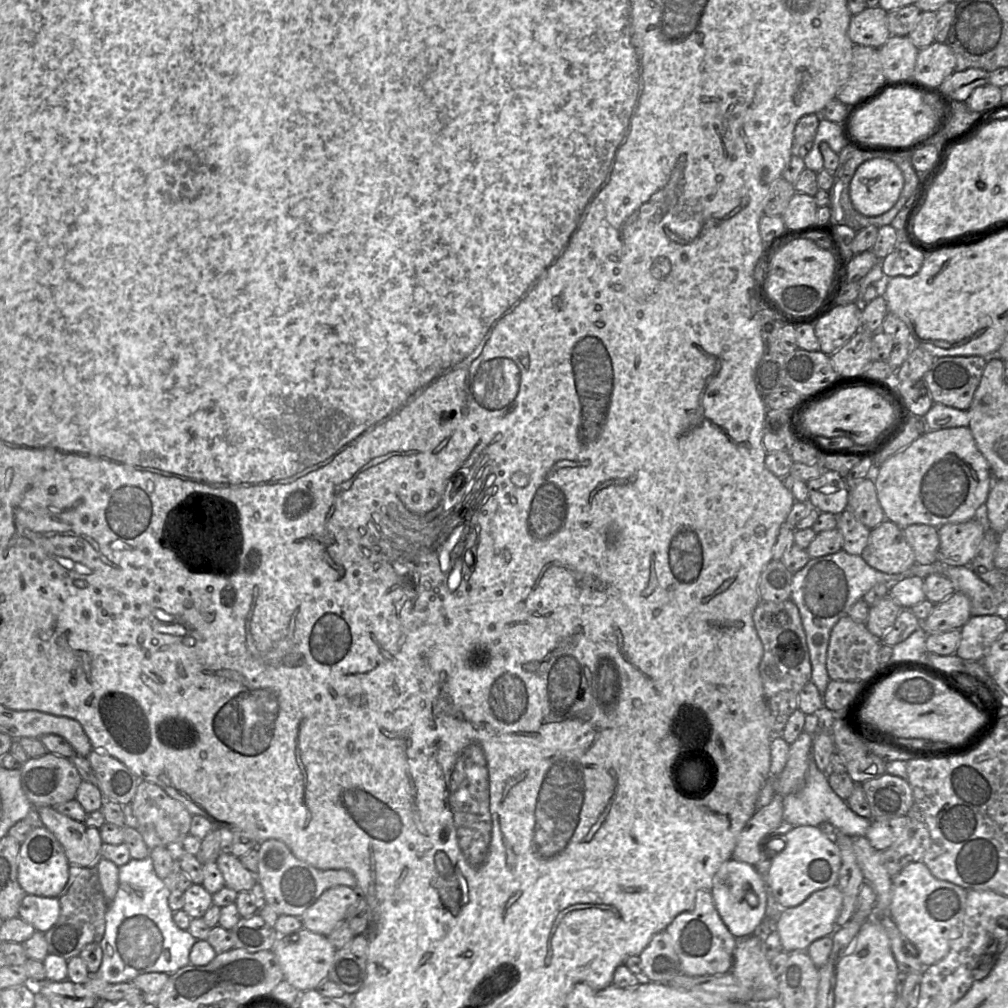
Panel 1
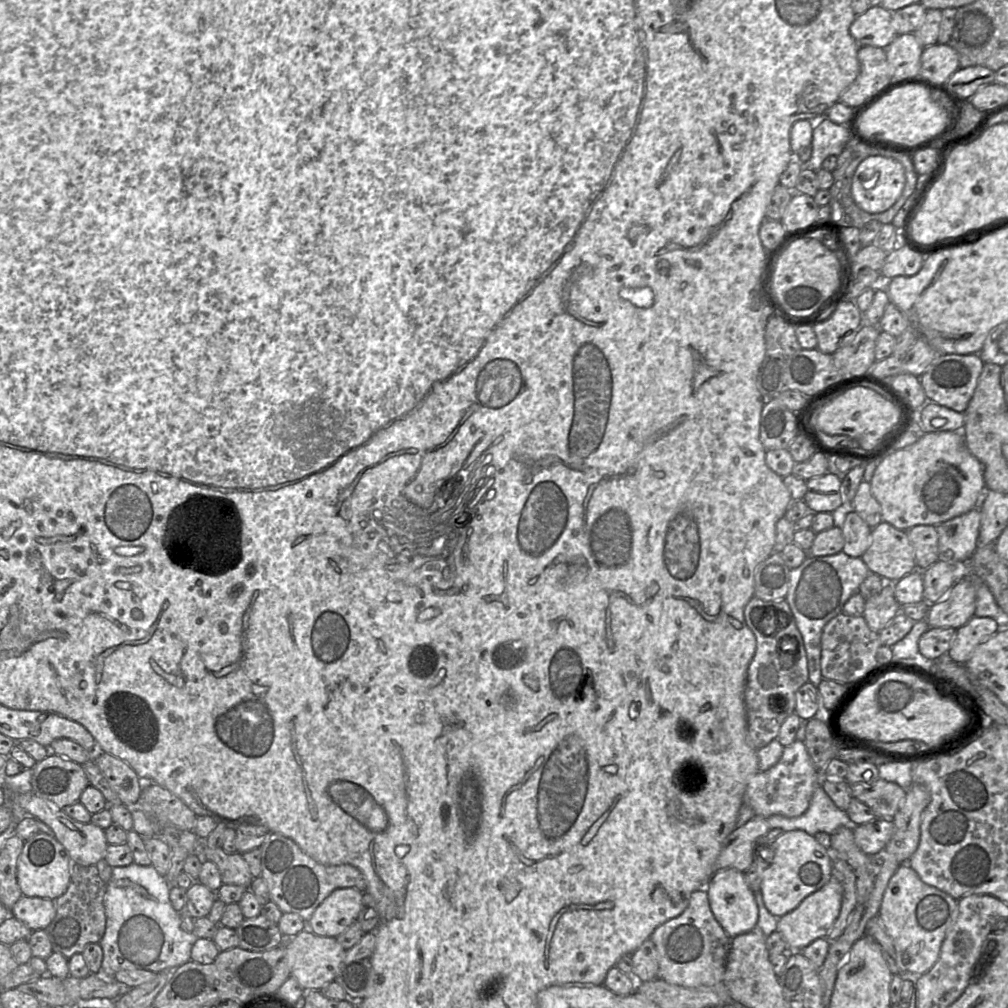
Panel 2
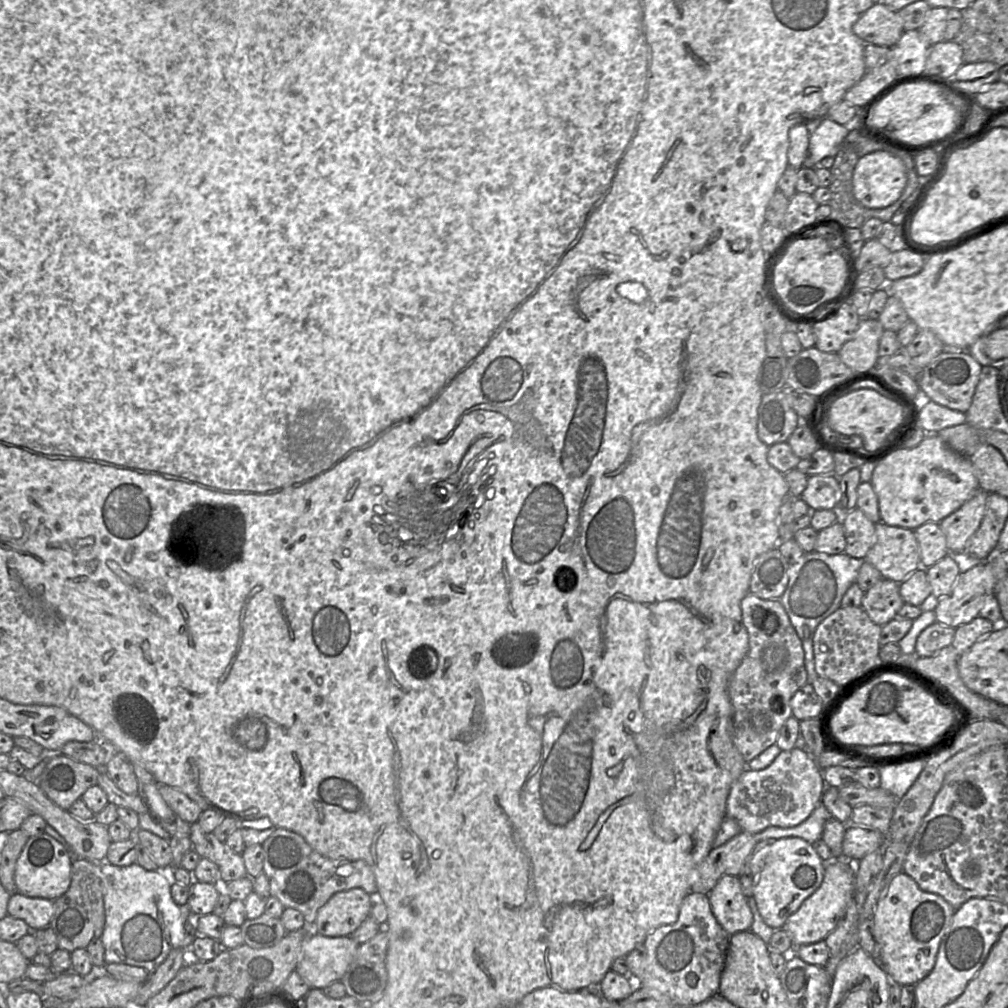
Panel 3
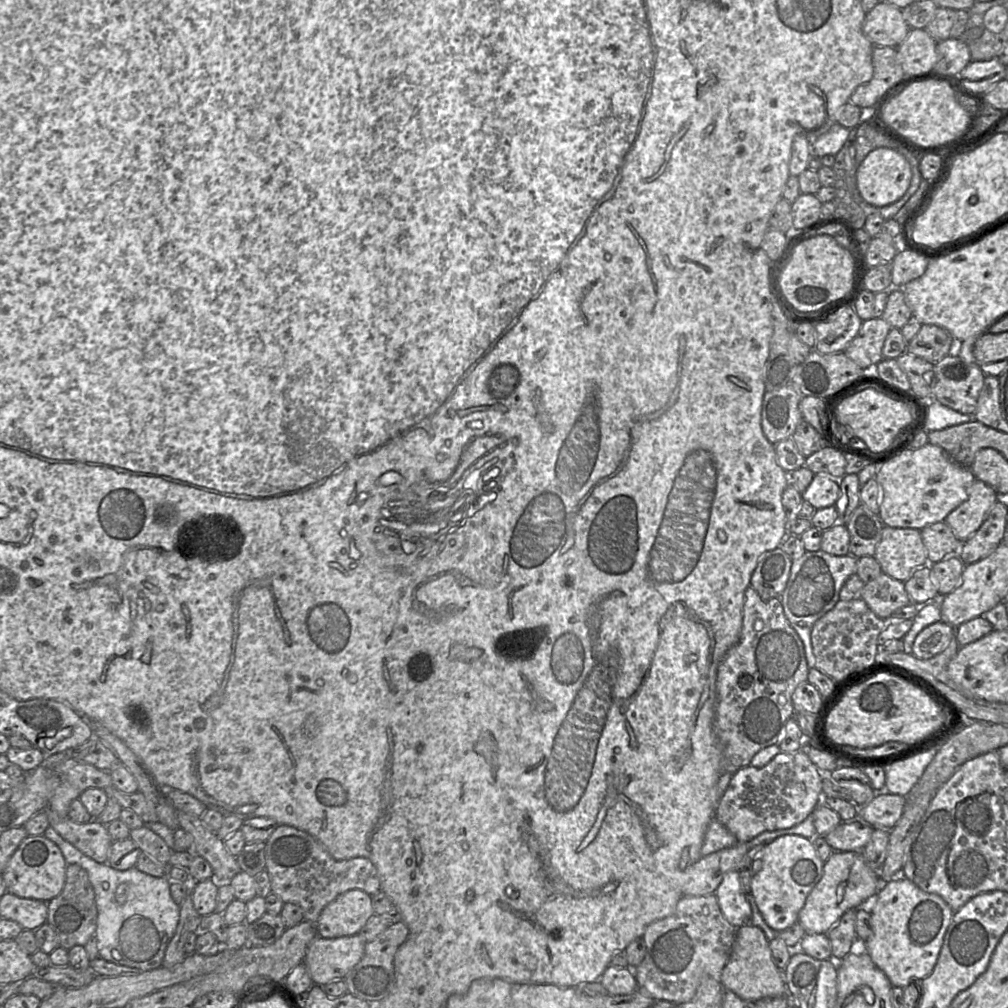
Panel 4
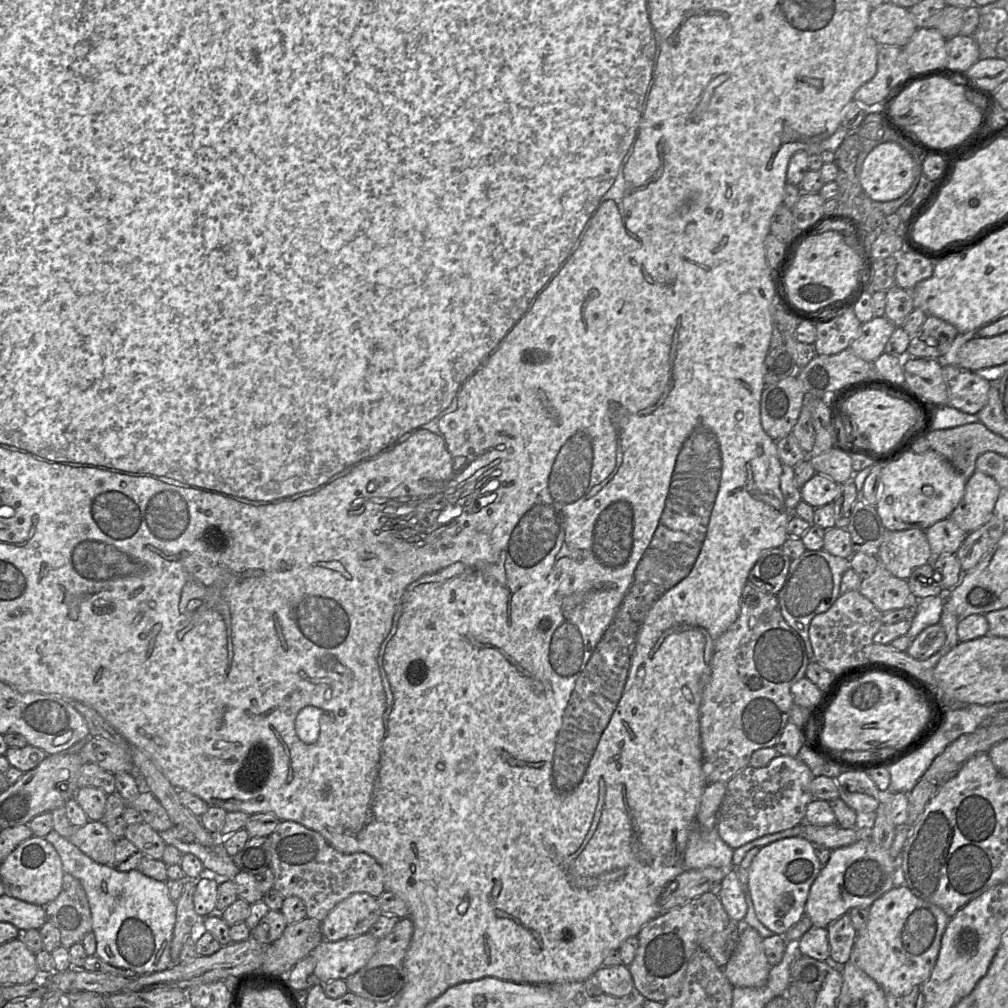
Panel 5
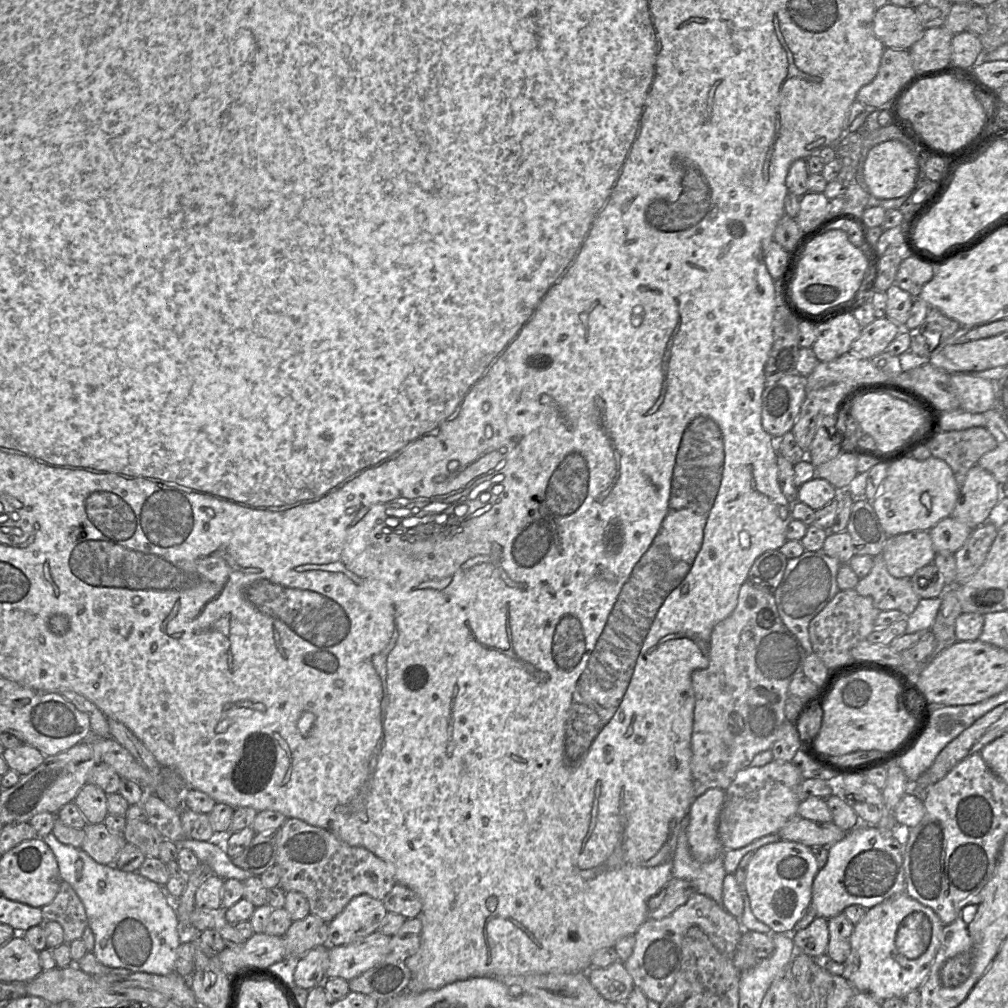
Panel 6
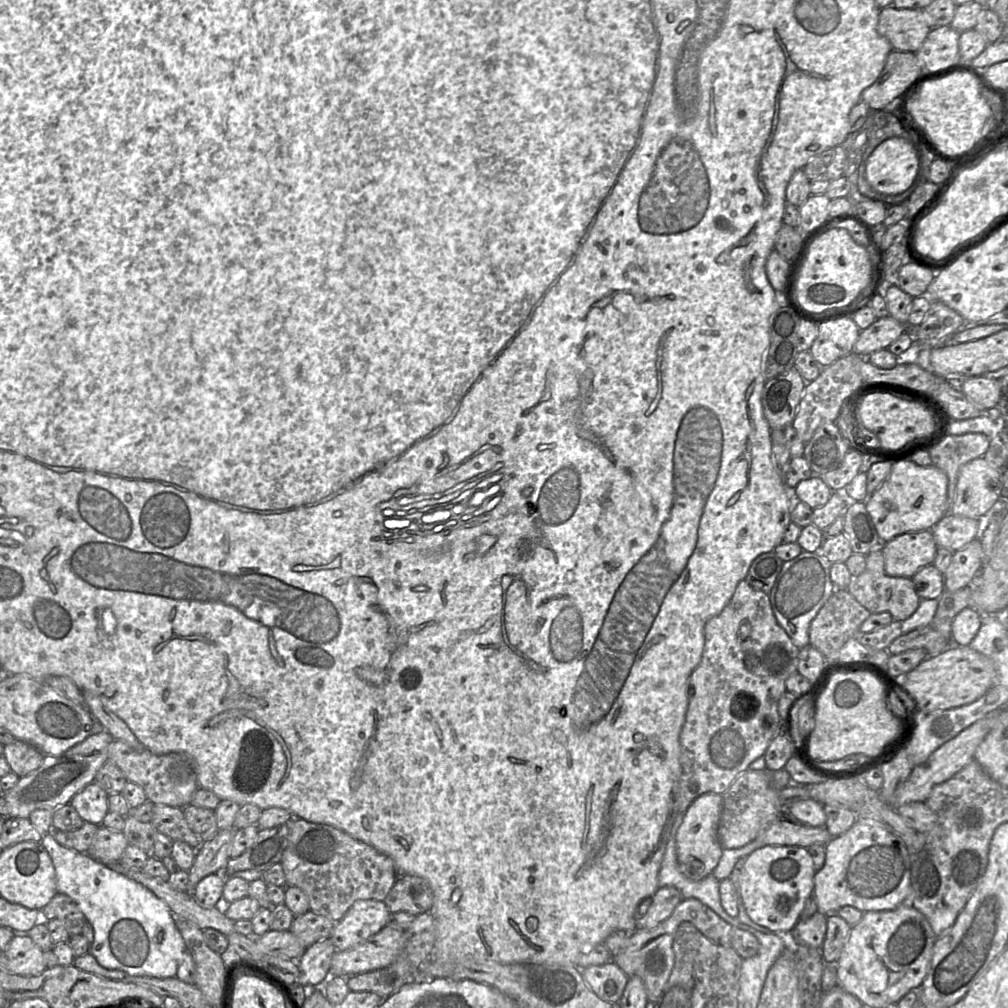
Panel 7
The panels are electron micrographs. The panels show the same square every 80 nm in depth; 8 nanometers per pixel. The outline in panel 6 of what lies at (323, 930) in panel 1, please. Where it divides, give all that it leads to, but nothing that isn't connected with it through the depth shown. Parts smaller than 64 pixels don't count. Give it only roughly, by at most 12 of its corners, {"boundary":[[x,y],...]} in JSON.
{"boundary":[[353,897],[328,923],[328,944],[339,946],[379,930],[382,900]]}

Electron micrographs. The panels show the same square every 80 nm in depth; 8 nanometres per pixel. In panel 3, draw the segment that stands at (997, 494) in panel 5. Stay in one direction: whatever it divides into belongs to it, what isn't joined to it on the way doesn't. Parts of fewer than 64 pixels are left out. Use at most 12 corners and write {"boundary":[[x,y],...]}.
{"boundary":[[979,489],[939,523],[950,554],[965,553],[985,515]]}

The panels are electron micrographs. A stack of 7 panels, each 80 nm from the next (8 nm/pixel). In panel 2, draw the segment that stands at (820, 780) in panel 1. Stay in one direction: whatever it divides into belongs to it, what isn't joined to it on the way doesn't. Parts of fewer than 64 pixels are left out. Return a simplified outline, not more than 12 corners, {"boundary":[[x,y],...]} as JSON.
{"boundary":[[820,784],[808,809],[798,817],[774,815],[769,828],[832,835],[839,827],[853,830]]}

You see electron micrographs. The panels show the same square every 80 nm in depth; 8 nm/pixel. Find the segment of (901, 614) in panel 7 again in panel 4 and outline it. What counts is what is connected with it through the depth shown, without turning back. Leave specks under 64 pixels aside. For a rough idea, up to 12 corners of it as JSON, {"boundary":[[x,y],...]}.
{"boundary":[[883,572],[862,599],[885,621],[912,602],[904,583]]}

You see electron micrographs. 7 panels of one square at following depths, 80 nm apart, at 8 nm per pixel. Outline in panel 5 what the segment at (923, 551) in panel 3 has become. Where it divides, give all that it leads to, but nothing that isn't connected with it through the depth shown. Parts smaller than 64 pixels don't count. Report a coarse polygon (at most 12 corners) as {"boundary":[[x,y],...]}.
{"boundary":[[950,518],[925,533],[933,559],[956,554],[968,534]]}

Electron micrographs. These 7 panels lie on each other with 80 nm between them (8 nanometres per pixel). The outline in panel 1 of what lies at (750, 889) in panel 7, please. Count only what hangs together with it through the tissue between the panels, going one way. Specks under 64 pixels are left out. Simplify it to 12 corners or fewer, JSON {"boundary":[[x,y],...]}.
{"boundary":[[817,826],[778,836],[766,885],[781,909],[837,885],[837,844]]}

